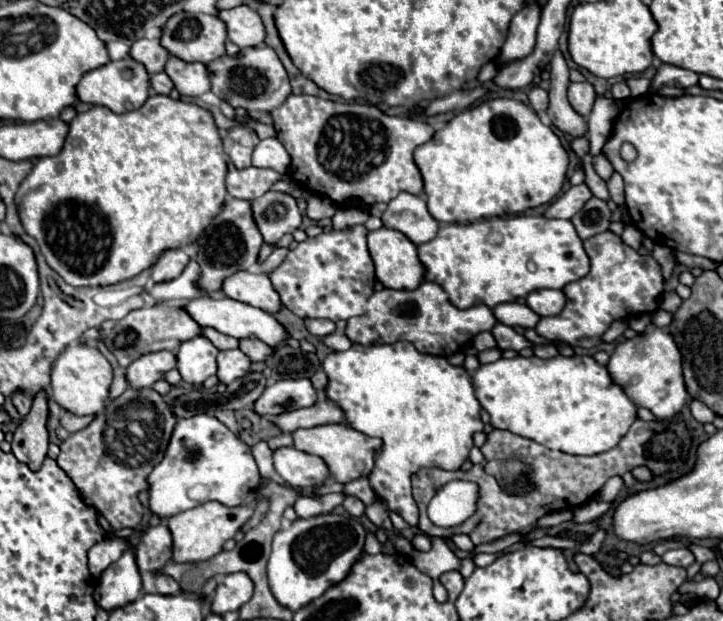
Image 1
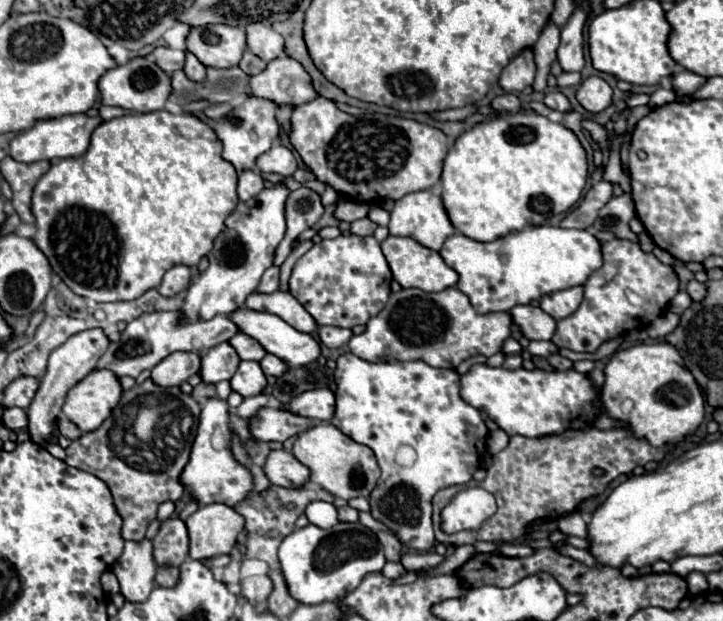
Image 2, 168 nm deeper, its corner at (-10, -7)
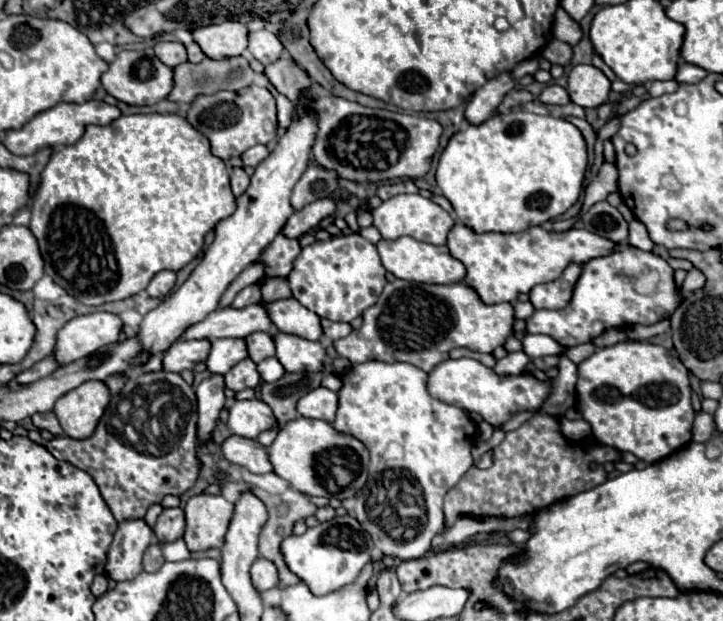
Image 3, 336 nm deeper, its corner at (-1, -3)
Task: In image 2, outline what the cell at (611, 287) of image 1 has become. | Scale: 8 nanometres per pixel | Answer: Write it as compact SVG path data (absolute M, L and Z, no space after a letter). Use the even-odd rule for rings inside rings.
M612 239L602 245L604 265L584 283L584 299L580 307L556 323L552 343L572 351L594 353L604 341L652 323L678 293L678 275L670 265L658 261L654 253L646 253L638 243Z

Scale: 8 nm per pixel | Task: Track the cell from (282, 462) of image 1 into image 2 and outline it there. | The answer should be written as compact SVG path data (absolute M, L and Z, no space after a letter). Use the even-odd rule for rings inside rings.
M270 451L264 461L266 477L280 487L302 487L308 481L310 471L294 459L290 451Z

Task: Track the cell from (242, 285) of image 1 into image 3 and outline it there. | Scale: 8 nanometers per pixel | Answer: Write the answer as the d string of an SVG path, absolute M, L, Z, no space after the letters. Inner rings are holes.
M293 297L277 299L277 301L261 301L261 305L265 307L271 323L277 325L279 331L285 331L303 339L311 339L311 341L317 341L323 335L319 317L313 311L305 309Z

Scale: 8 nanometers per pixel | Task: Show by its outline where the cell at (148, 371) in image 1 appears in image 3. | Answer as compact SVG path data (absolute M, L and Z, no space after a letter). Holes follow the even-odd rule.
M205 339L205 343L201 341L189 341L189 343L173 343L165 353L163 353L163 371L173 371L173 373L181 373L185 369L193 369L197 363L205 361L209 355L209 347L211 343Z

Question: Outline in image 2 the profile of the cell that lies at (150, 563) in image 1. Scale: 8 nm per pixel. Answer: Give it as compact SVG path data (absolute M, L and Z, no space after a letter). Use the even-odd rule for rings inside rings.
M170 517L162 523L158 535L152 539L154 543L154 559L158 565L180 565L188 557L188 529L180 517Z

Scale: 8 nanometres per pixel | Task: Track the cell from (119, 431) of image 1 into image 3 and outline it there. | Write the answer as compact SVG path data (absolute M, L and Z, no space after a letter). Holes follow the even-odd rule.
M135 373L127 379L121 393L111 397L111 403L91 437L71 439L63 435L51 439L45 447L55 459L63 459L95 479L117 523L143 519L153 503L161 503L165 495L185 493L197 479L197 401L193 387L187 385L179 373ZM137 407L145 407L145 415L159 417L159 437L141 429L141 433L135 433L135 441L127 439L129 435L133 437L133 433L125 427L127 423L121 421L121 415L131 415L131 409Z

